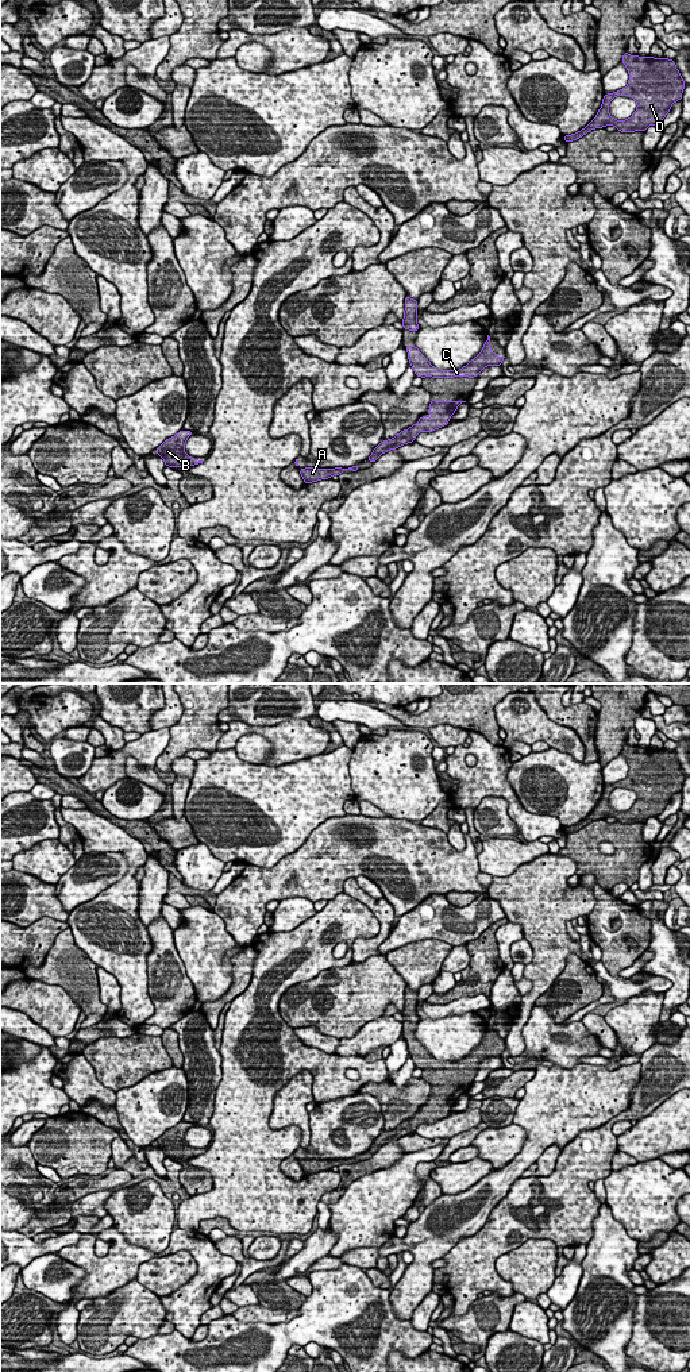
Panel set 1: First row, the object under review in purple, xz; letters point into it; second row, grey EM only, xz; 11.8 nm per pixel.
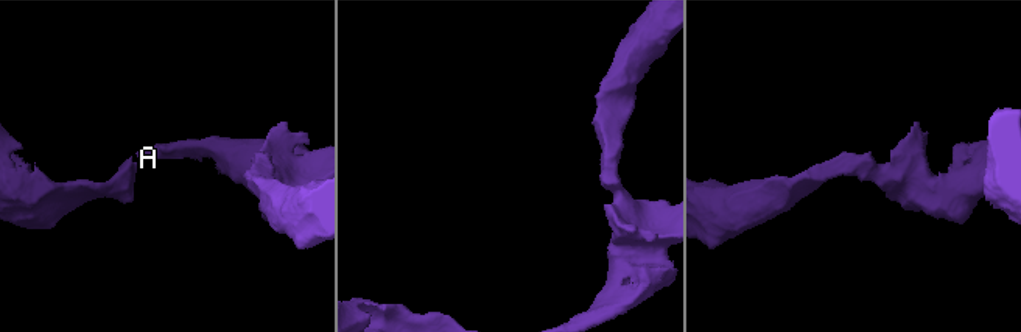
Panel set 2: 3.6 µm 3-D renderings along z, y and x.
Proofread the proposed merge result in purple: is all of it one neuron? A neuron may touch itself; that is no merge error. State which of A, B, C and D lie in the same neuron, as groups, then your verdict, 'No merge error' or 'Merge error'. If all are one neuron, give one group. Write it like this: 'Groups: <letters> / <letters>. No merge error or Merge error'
Groups: A B C D. No merge error

